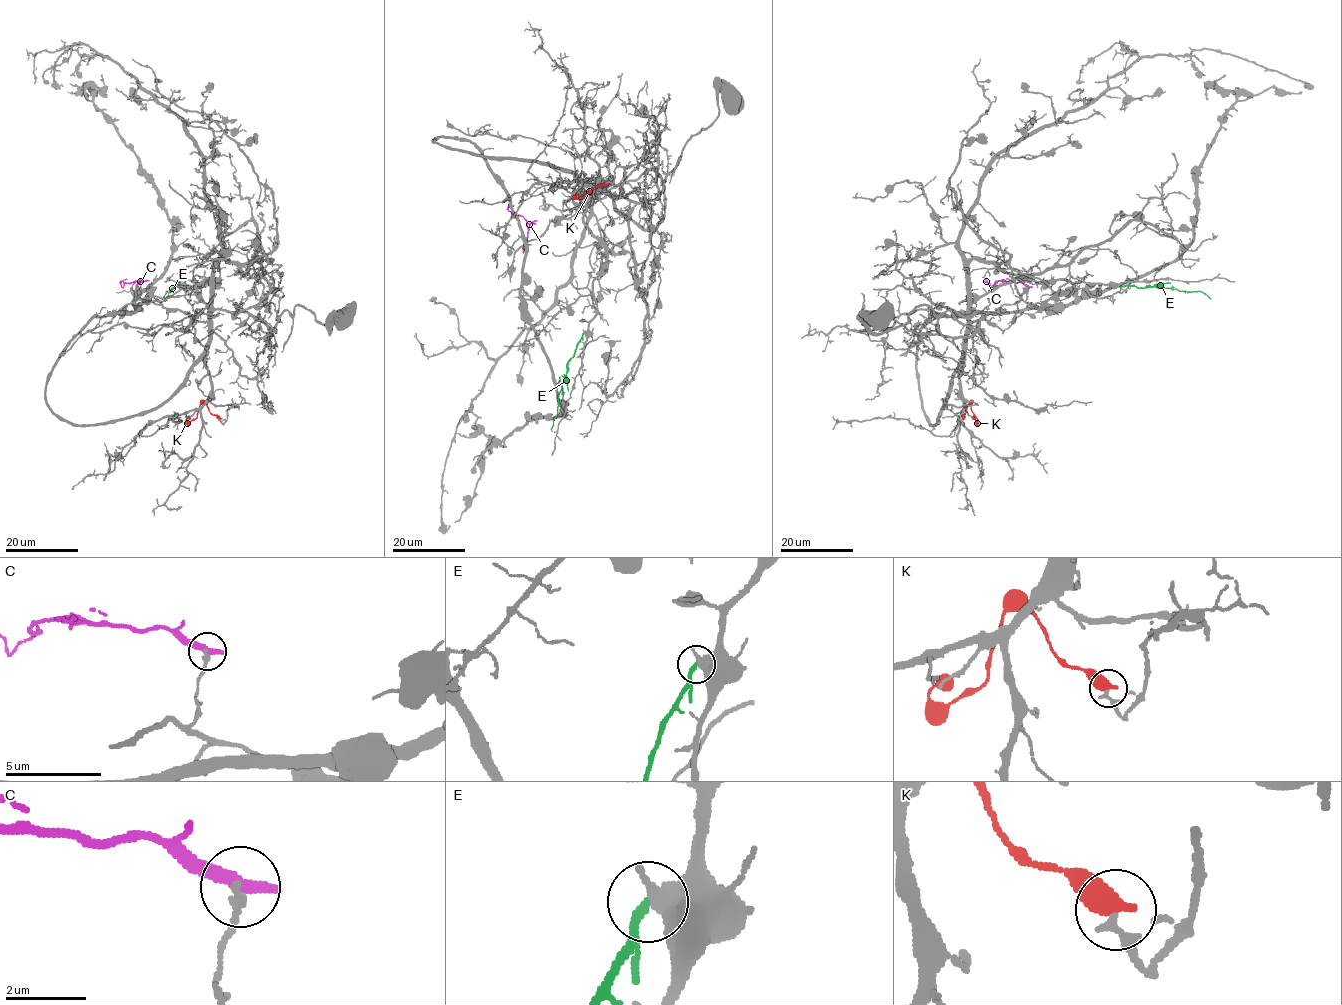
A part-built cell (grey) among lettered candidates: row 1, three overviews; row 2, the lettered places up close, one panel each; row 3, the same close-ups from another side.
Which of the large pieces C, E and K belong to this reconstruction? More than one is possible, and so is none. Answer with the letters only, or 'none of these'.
none of these

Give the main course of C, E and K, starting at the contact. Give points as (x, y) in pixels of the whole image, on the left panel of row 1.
C: (136, 287), (140, 280), (122, 287), (120, 282), (126, 278)
E: (196, 284), (175, 286), (166, 291), (164, 299)
K: (220, 418), (204, 403), (195, 418), (188, 422), (186, 419), (190, 416)

